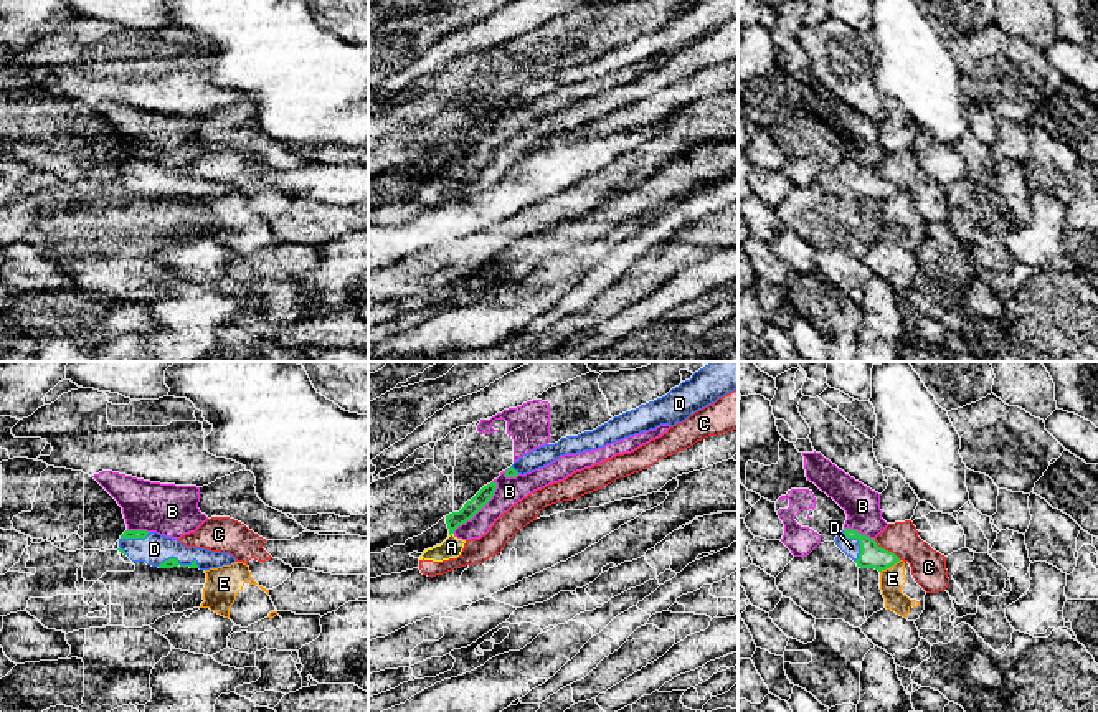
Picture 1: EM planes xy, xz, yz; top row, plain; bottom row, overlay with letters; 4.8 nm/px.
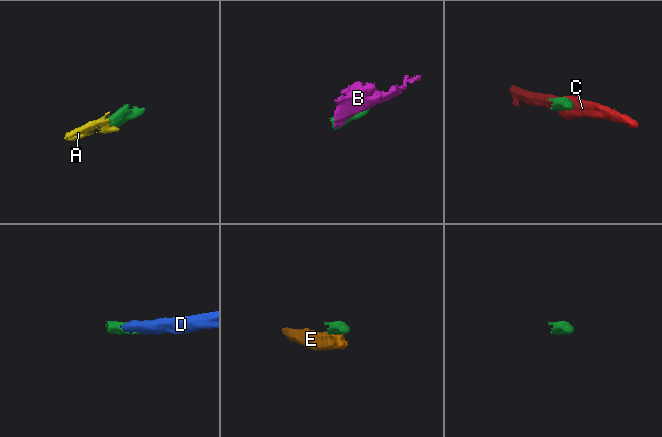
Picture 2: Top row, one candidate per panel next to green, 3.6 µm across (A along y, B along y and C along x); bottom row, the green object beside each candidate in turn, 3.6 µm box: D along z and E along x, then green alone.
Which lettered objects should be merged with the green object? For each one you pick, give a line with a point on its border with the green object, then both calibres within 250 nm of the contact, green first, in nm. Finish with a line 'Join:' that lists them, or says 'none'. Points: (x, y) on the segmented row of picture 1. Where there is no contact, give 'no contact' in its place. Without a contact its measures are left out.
D: xy (177, 562) | 50/150 nm
Join: D

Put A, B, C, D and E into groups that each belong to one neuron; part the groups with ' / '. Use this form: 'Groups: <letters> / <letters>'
Groups: A B / C / D / E

